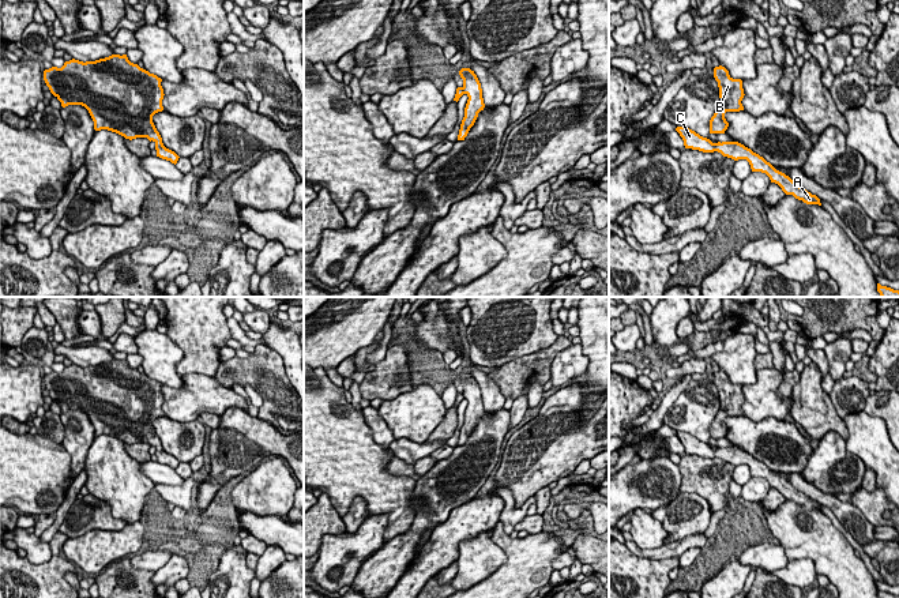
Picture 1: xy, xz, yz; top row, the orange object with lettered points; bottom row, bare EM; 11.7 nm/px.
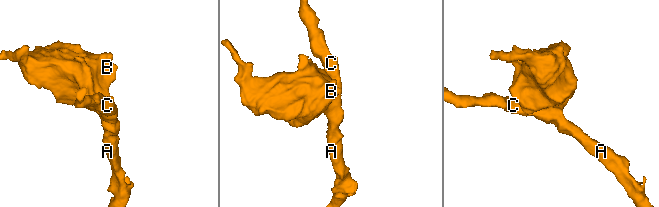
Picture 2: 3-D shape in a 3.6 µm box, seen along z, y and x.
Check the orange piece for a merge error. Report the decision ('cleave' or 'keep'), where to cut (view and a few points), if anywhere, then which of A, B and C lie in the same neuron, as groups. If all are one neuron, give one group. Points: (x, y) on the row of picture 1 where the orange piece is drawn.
keep; cut none; groups A B C

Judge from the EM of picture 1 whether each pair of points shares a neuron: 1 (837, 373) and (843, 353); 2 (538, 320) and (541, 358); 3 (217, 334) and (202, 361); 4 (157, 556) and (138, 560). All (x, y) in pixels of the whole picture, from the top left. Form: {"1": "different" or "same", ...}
{"1": "same", "2": "different", "3": "same", "4": "same"}

